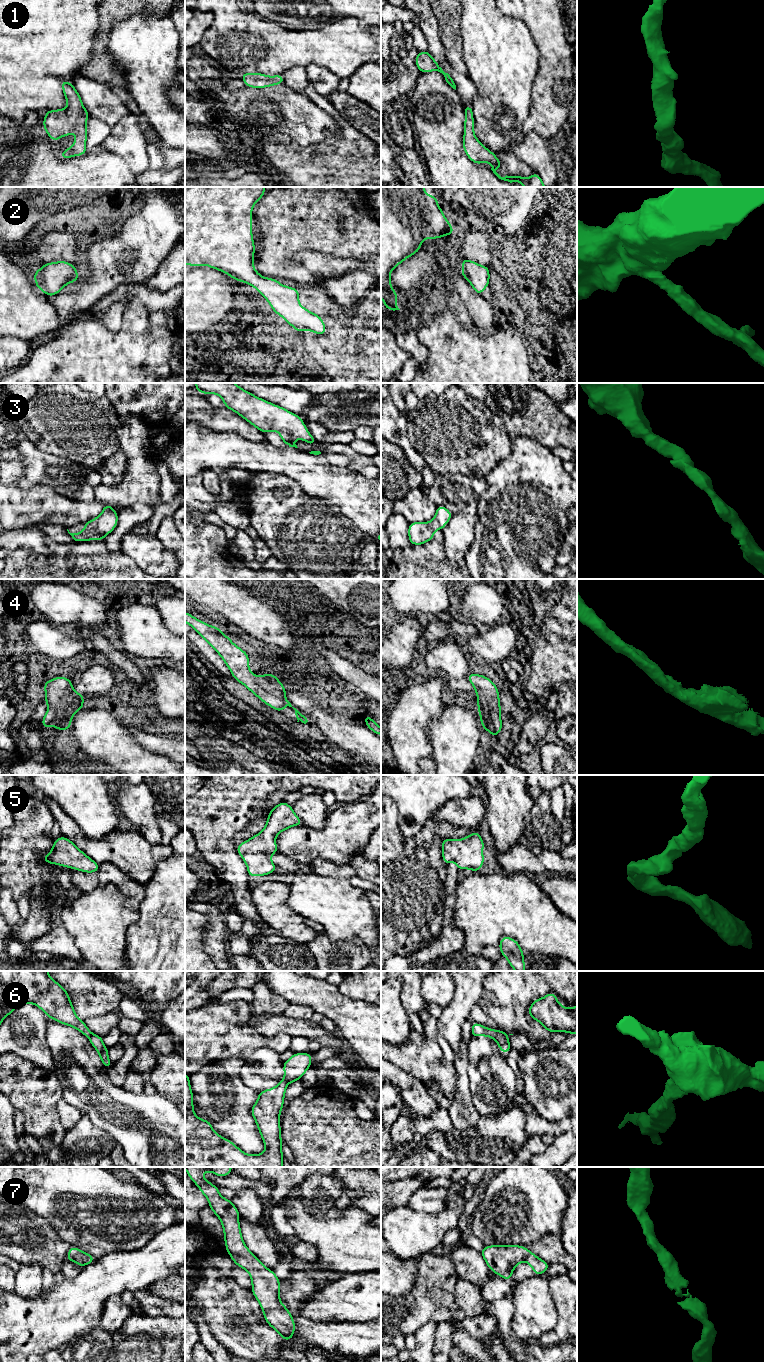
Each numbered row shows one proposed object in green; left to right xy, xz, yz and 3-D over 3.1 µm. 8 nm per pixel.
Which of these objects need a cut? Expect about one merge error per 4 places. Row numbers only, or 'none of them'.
none of them

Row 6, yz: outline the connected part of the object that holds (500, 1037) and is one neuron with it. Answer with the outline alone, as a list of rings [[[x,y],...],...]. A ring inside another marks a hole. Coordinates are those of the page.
[[[473,1022],[471,1027],[471,1036],[479,1037],[479,1036],[486,1036],[489,1038],[493,1038],[498,1045],[498,1048],[501,1050],[502,1053],[507,1054],[512,1047],[509,1044],[509,1038],[504,1030],[494,1030],[492,1028],[485,1028],[483,1025]]]

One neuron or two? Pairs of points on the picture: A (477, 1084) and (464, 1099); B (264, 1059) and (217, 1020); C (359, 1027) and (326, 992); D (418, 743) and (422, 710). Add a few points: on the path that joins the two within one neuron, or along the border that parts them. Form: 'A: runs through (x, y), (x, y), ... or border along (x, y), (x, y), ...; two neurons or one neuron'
A: border along (467, 1069), (472, 1103), (479, 1114); two neurons
B: border along (277, 1052), (270, 1048), (259, 1047), (244, 1060); two neurons
C: runs through (350, 1018), (333, 1001); one neuron
D: runs through (418, 735), (418, 718); one neuron

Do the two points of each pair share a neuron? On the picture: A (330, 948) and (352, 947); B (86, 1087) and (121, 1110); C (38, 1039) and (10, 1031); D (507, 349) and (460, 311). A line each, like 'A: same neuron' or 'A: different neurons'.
A: same neuron
B: same neuron
C: same neuron
D: different neurons

